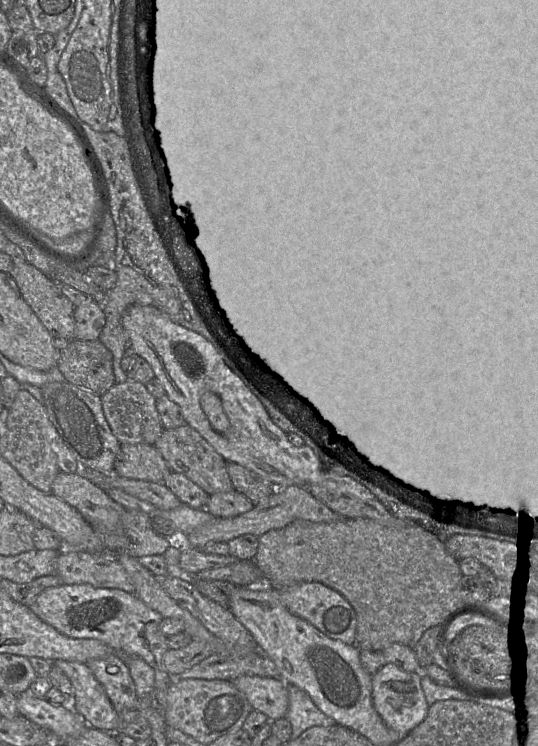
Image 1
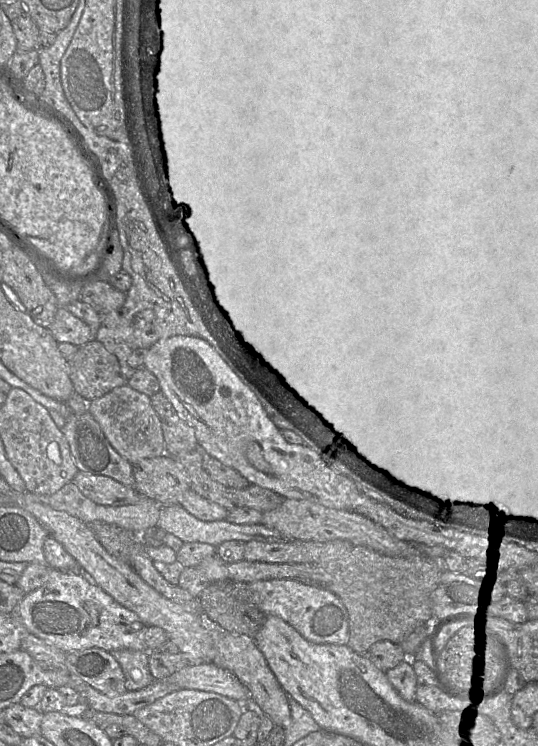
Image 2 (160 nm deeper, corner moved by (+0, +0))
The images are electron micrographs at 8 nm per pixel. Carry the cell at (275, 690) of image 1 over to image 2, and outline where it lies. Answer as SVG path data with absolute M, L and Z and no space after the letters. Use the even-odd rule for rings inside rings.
M213 663L190 664L161 681L177 685L180 689L214 692L251 706L249 691L243 683L232 672L222 669Z

